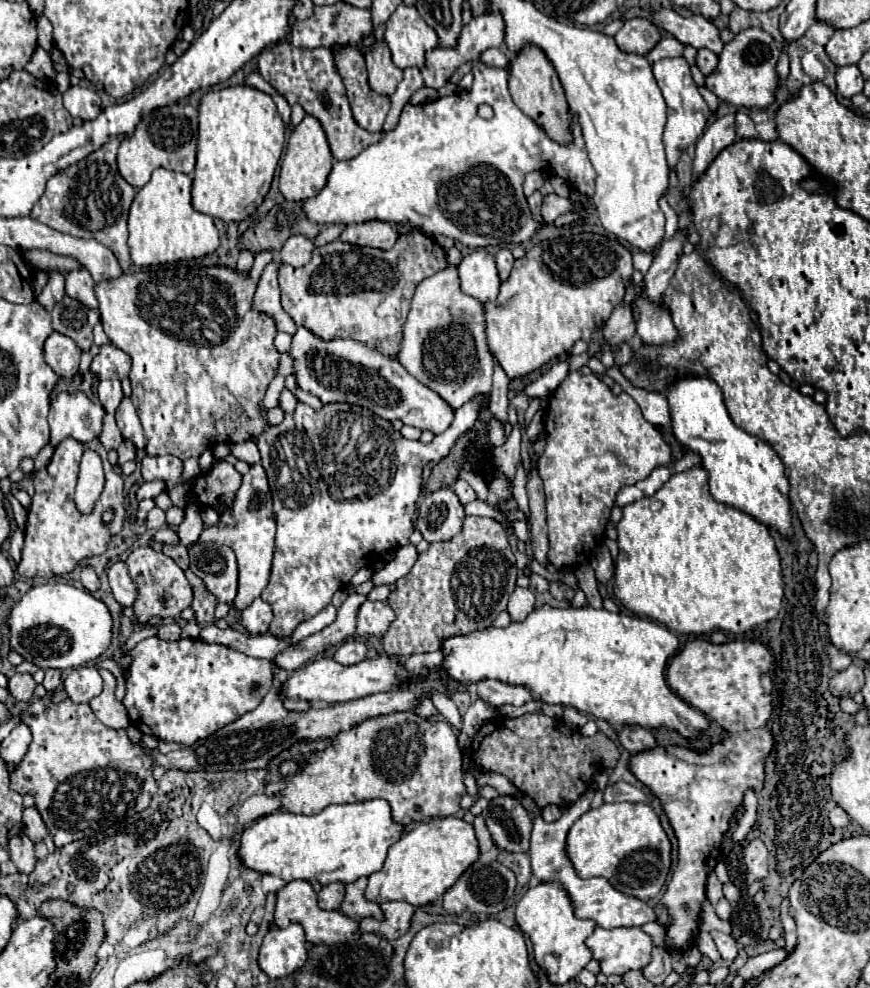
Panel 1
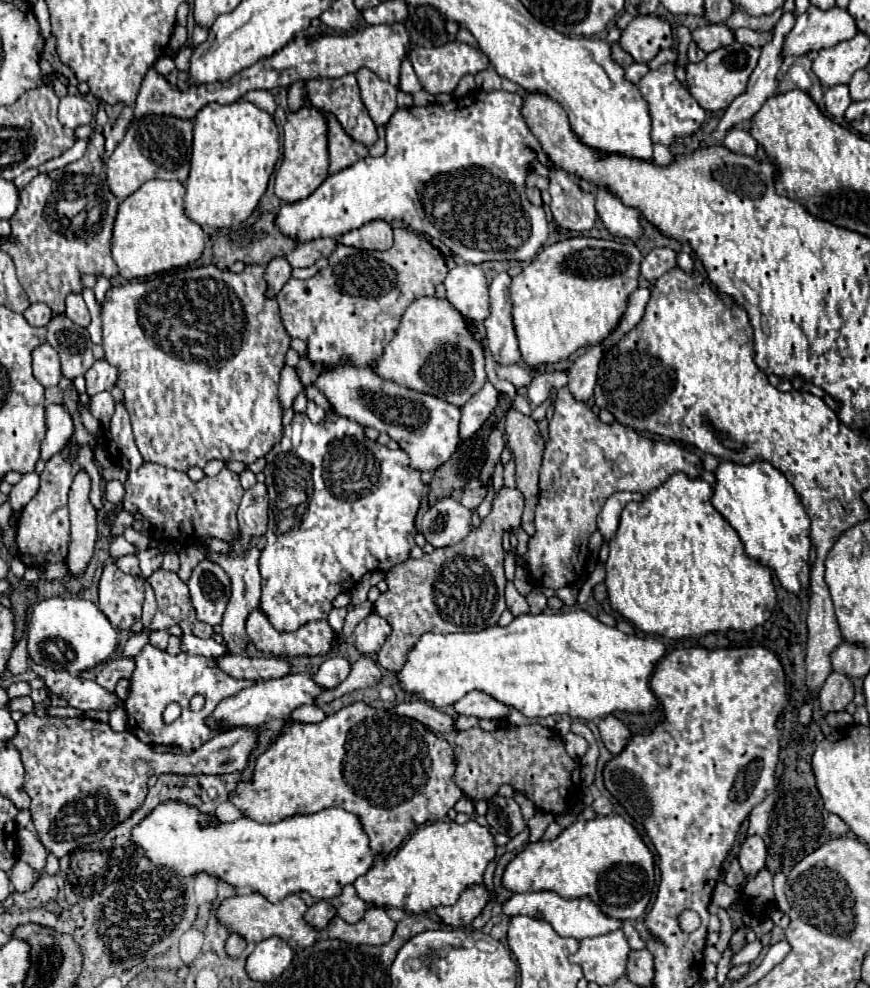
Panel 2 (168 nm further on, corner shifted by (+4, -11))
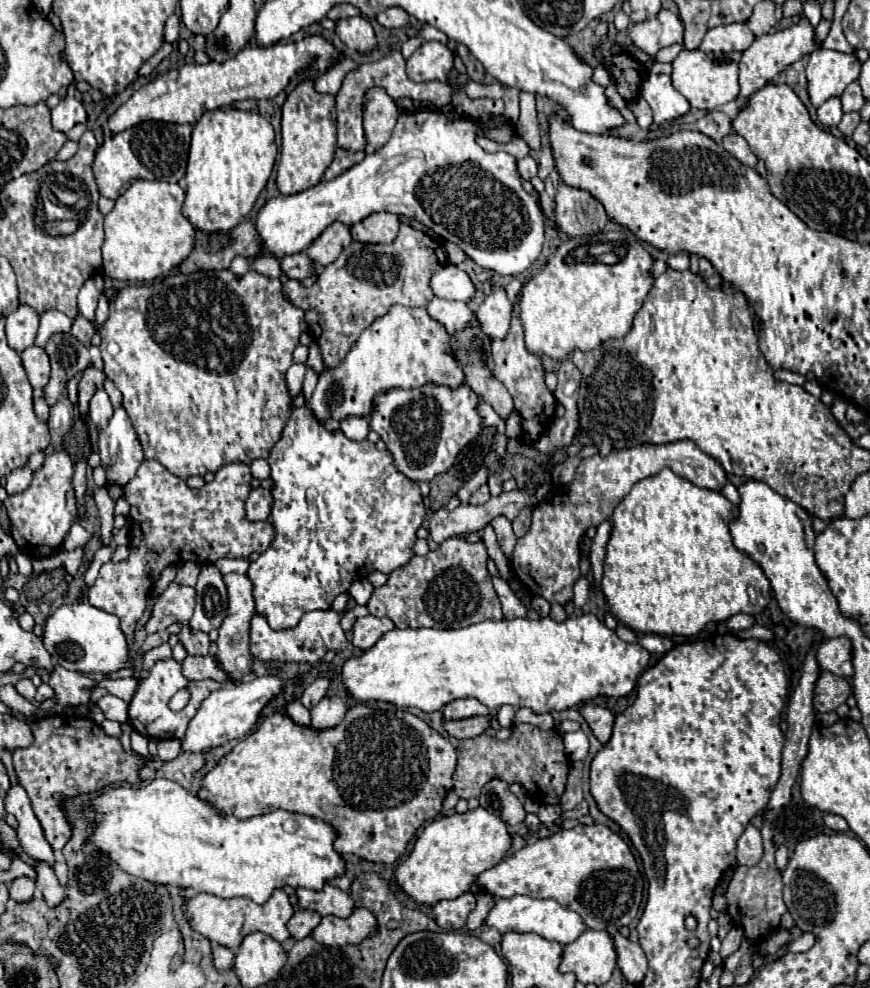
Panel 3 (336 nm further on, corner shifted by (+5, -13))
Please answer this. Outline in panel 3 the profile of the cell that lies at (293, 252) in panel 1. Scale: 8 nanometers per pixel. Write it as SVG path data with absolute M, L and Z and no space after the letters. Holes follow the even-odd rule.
M334 222L332 226L328 226L308 248L306 254L314 264L320 266L328 266L332 264L338 254L344 250L344 246L348 246L352 242L350 238L350 228L342 226L340 222Z

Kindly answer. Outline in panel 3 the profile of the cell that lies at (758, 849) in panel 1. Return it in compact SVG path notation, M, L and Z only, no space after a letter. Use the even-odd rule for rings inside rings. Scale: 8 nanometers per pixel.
M748 824L744 834L738 838L738 850L736 850L738 864L756 866L762 860L762 852L764 852L764 846L762 846L760 830L756 826Z

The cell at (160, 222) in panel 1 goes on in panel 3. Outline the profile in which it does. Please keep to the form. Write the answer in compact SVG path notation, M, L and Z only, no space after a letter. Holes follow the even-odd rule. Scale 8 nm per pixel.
M136 180L114 204L112 212L104 216L104 246L102 246L102 274L122 282L144 282L168 274L174 266L182 264L194 248L194 226L182 216L184 190L178 184L160 180Z

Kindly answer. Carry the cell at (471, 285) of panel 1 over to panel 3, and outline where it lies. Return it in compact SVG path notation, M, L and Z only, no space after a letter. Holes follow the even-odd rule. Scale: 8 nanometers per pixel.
M446 266L440 272L436 272L430 280L430 286L432 286L434 294L444 300L470 302L476 294L476 288L474 288L470 276L456 266Z

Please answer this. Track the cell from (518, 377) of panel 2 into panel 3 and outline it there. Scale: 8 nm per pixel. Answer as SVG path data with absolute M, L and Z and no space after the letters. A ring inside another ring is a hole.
M436 296L426 306L426 310L434 320L442 322L450 334L460 332L460 328L472 326L474 320L474 312L464 302L450 302Z

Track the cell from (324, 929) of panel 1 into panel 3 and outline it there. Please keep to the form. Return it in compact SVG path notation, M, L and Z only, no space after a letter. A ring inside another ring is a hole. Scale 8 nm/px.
M276 890L266 904L254 904L250 898L218 898L212 894L198 894L186 902L186 914L190 918L190 926L206 936L212 942L218 942L220 946L236 950L242 940L248 934L264 932L272 936L278 942L284 942L290 938L290 932L286 928L288 920L294 916L294 908L286 896L284 890Z

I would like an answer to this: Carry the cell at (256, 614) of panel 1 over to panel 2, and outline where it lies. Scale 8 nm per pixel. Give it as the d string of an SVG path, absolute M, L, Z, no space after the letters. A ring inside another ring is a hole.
M253 610L247 618L247 634L251 638L251 642L255 644L255 648L263 654L273 654L279 658L297 658L297 656L325 656L329 654L329 650L333 648L335 642L335 632L329 626L327 620L313 620L303 624L301 628L297 628L295 632L277 632L271 622L267 620L267 616L261 610Z

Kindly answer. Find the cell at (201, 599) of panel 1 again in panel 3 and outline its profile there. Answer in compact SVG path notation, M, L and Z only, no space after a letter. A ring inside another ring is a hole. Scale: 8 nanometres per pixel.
M184 624L178 636L180 636L180 642L184 644L184 648L188 650L188 654L198 654L198 656L208 654L210 638L208 638L206 632L192 630L188 624ZM185 629L186 632L184 632Z

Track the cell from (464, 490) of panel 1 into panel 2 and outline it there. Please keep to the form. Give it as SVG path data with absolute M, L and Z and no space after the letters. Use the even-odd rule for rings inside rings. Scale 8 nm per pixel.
M481 486L481 488L475 488L475 490L465 490L463 496L461 496L461 504L469 510L475 510L483 498L487 496L487 486Z

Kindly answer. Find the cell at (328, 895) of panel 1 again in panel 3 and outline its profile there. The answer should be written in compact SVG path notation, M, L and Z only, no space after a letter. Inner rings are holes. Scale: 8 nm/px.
M298 910L288 922L288 930L294 940L302 940L312 934L312 930L320 924L320 920L322 916L314 910Z

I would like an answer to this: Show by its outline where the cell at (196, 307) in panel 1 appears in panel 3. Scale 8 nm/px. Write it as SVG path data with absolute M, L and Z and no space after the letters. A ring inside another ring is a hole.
M226 270L226 288L218 272L192 272L192 274L172 274L162 278L154 284L144 286L126 286L122 288L114 300L110 300L110 316L104 322L102 328L98 328L98 334L102 336L100 352L104 360L104 374L108 380L116 384L116 388L124 396L124 410L128 412L134 430L140 438L144 458L152 458L160 462L168 472L174 476L186 480L188 476L204 476L206 472L216 472L224 464L230 462L244 462L252 464L256 458L268 458L274 442L282 436L282 428L286 426L292 406L290 396L286 390L286 370L292 364L292 352L298 346L300 334L306 330L304 314L296 306L290 306L290 302L282 296L282 282L278 278L268 278L264 274L258 274L256 270L246 272L244 276L234 276L230 270Z

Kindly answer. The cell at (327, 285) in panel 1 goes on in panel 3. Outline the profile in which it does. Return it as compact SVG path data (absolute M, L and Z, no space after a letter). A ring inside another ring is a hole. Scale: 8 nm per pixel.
M400 224L398 248L394 244L352 242L336 262L320 270L318 280L310 288L298 280L288 280L282 292L290 304L304 310L308 332L322 350L324 366L336 368L356 344L358 336L394 304L426 306L434 298L430 280L446 266L446 260L446 252L436 240L408 224Z

